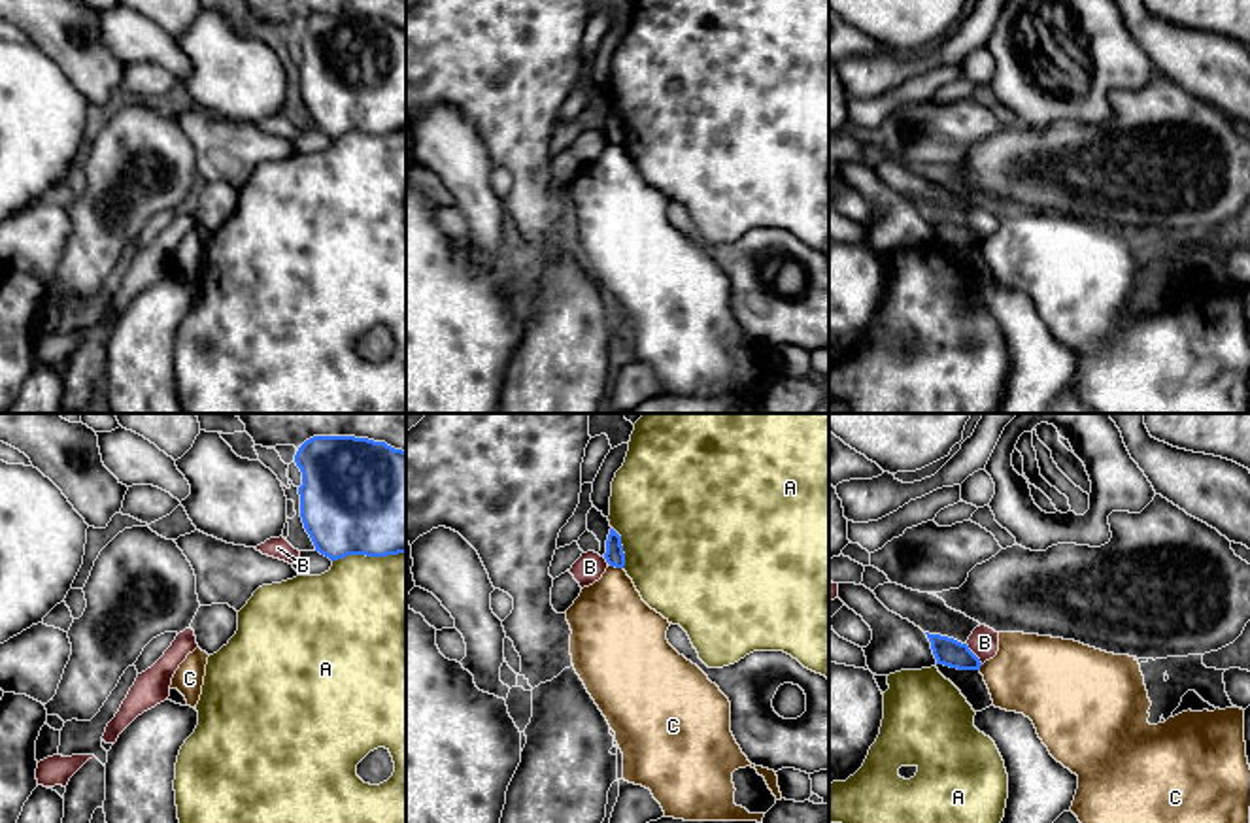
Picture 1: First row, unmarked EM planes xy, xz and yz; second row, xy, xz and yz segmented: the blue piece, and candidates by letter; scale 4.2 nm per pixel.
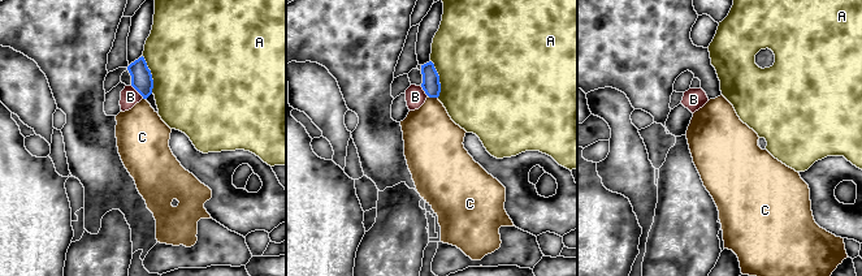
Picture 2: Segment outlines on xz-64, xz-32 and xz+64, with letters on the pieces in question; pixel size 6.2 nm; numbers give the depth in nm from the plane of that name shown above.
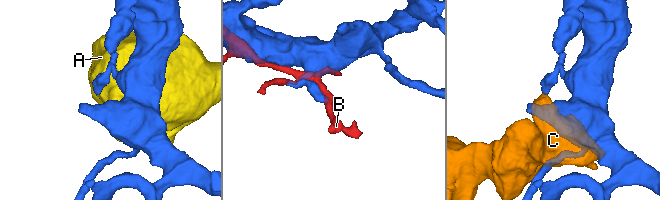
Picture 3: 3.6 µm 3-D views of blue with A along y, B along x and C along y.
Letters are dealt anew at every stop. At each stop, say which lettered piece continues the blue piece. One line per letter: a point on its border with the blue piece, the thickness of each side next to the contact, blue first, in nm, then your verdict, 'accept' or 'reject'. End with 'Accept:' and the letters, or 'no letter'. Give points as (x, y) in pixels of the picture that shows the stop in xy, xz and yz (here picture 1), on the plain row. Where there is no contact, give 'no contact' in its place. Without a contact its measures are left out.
A: xy (369, 133) | 480/500 nm | reject
B: yz (973, 231) | 120/130 nm | reject
C: xz (616, 144) | 90/340 nm | reject
Accept: no letter

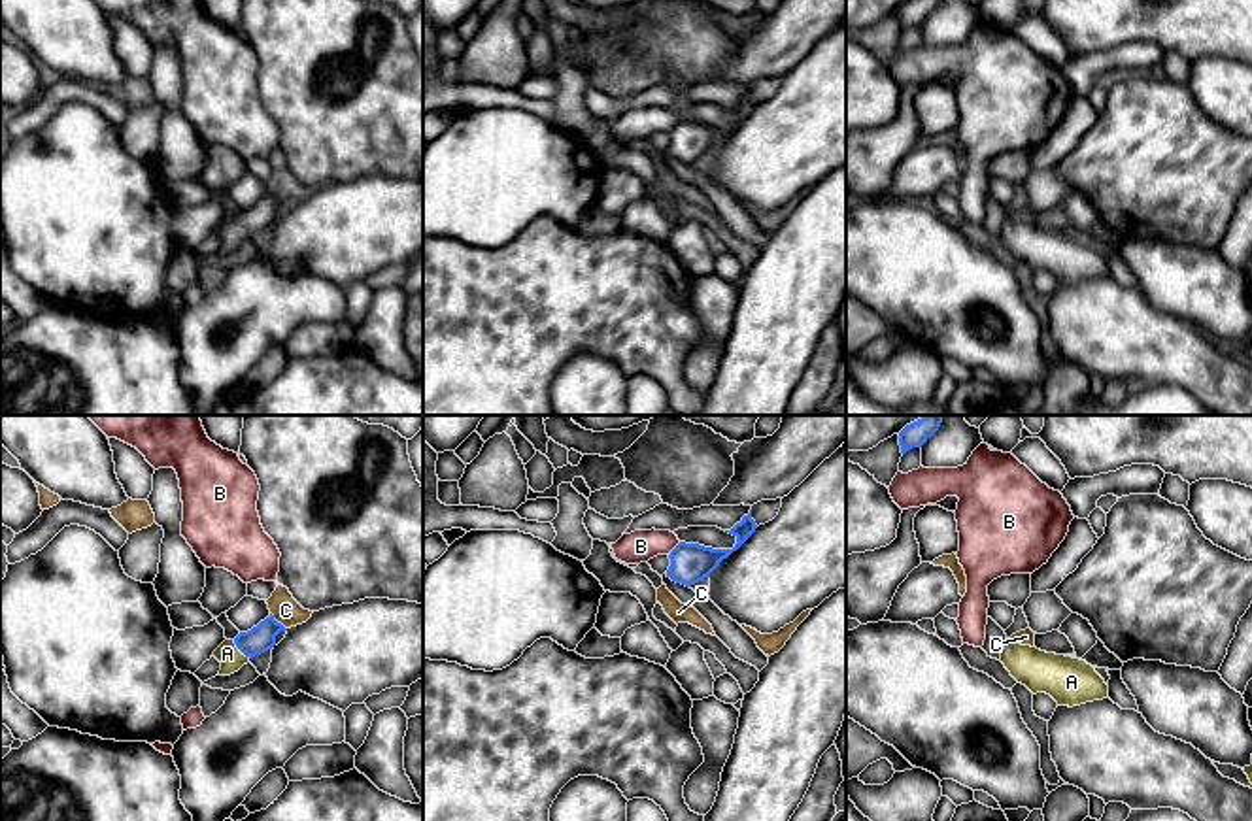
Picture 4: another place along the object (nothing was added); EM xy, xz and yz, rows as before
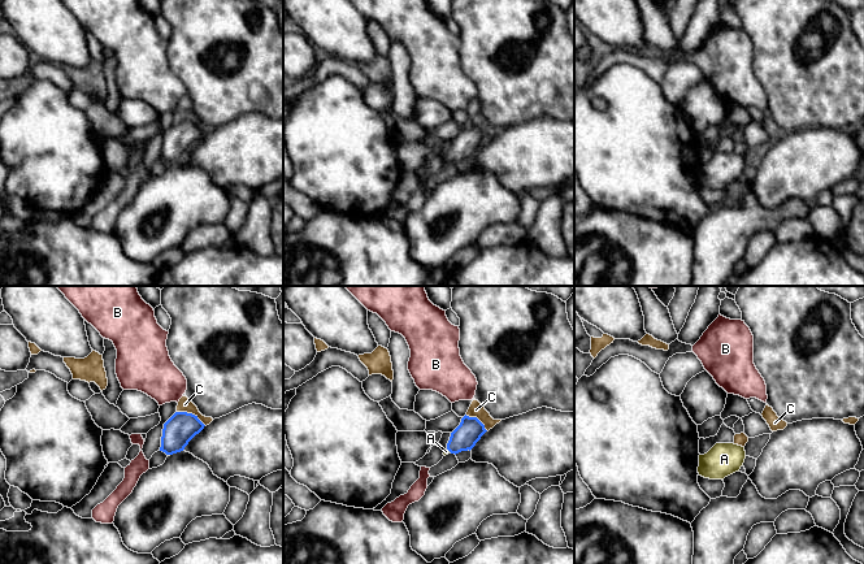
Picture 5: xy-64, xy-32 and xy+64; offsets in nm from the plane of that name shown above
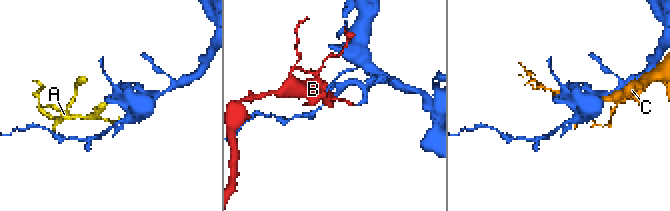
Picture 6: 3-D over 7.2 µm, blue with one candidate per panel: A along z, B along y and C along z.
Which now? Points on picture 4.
A: xy (240, 227) | 120/100 nm | accept
B: xz (673, 127) | 180/140 nm | reject
C: xy (276, 199) | 120/120 nm | reject
Accept: A

